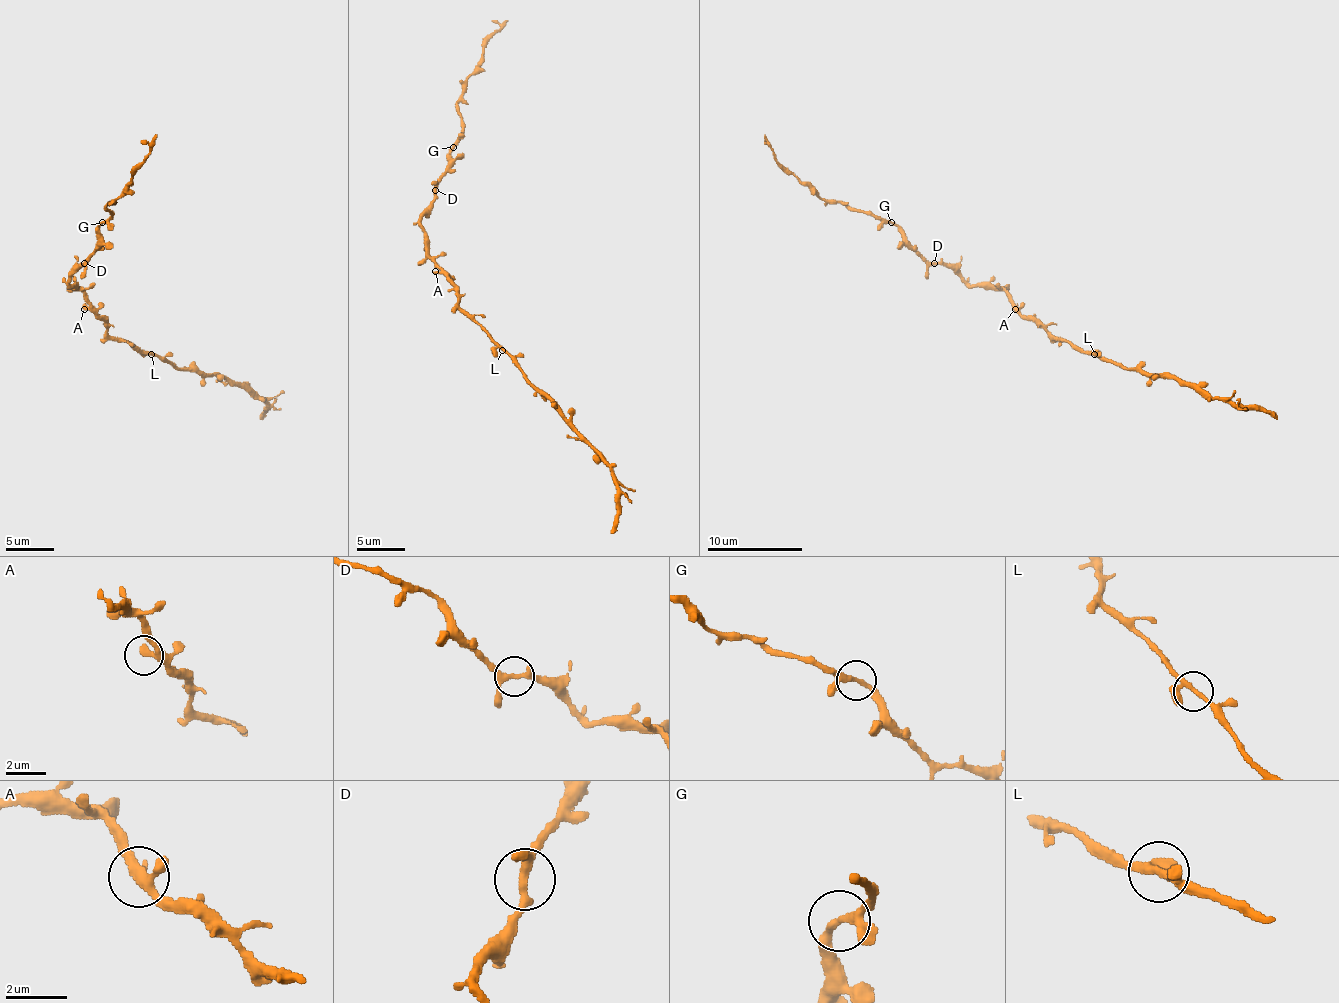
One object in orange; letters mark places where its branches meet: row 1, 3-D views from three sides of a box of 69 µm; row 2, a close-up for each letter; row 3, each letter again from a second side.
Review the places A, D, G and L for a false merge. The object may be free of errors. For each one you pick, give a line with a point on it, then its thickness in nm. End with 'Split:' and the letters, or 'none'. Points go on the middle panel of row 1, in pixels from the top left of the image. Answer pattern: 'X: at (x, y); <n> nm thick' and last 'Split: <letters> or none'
Split: none

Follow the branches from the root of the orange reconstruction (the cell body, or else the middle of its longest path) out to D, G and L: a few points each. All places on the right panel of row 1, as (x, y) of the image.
D: (1018, 306), (1003, 290), (970, 285), (951, 268), (934, 263)
G: (1018, 306), (998, 287), (970, 285), (951, 268), (941, 263), (929, 263), (891, 223)
L: (1018, 306), (1022, 316), (1041, 323), (1056, 337), (1094, 354)

